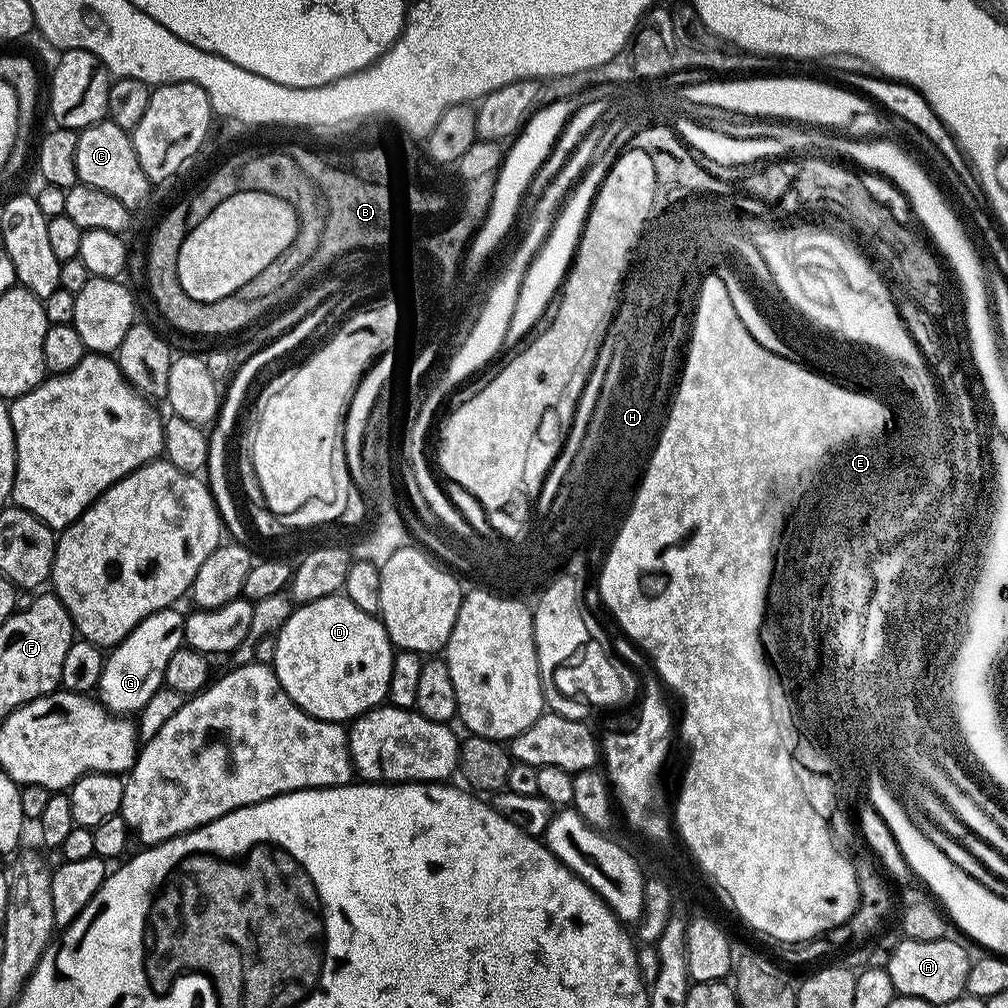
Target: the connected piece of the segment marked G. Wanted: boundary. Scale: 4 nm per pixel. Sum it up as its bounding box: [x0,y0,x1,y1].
[98,606,185,714]

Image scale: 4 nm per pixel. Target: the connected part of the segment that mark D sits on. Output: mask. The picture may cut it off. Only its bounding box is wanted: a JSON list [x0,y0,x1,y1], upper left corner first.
[271,596,394,722]

